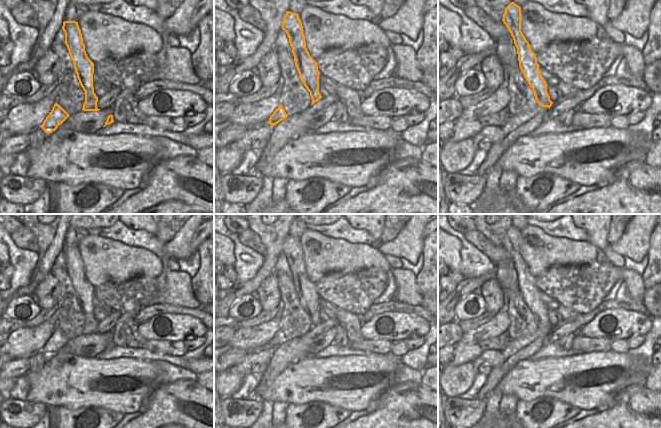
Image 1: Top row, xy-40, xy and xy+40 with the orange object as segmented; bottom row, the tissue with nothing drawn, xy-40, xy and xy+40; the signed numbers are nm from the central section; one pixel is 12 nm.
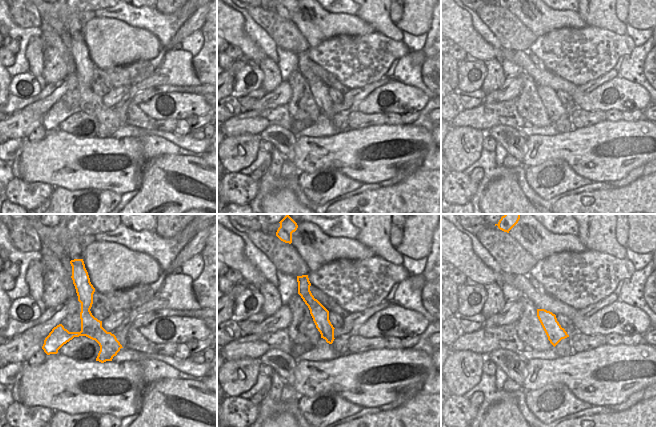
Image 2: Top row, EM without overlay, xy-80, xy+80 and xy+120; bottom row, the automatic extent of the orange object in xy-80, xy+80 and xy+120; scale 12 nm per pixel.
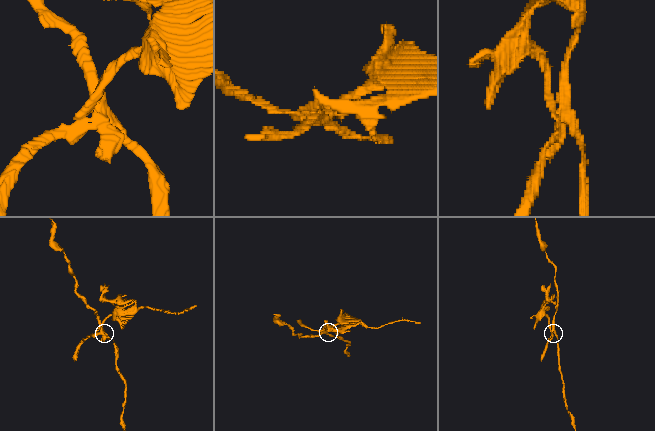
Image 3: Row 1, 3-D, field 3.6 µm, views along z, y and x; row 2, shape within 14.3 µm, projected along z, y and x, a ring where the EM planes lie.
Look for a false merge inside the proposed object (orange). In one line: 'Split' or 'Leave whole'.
Split.

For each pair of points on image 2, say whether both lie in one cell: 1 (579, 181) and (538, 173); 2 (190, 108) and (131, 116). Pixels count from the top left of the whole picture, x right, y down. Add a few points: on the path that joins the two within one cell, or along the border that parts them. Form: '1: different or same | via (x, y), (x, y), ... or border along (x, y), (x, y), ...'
1: same | via (569, 180), (548, 178)
2: different | border along (137, 105), (154, 120)

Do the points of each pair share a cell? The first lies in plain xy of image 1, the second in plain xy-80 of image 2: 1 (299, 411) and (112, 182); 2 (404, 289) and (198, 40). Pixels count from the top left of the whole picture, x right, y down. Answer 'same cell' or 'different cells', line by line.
1: different cells
2: different cells

